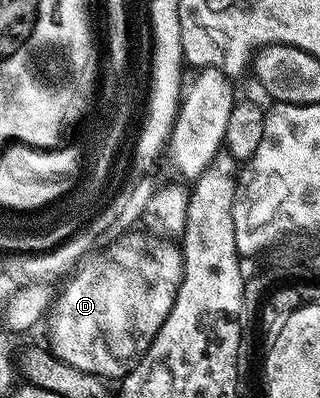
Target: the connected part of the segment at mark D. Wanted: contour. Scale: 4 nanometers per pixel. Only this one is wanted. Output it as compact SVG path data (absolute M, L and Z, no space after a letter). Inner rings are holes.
M148 230L117 235L112 244L93 251L67 277L68 285L59 289L46 320L47 347L62 362L74 366L74 370L101 378L123 378L144 357L158 330L162 330L162 322L166 322L166 314L170 314L176 301L183 269L184 253L175 239L153 235Z

